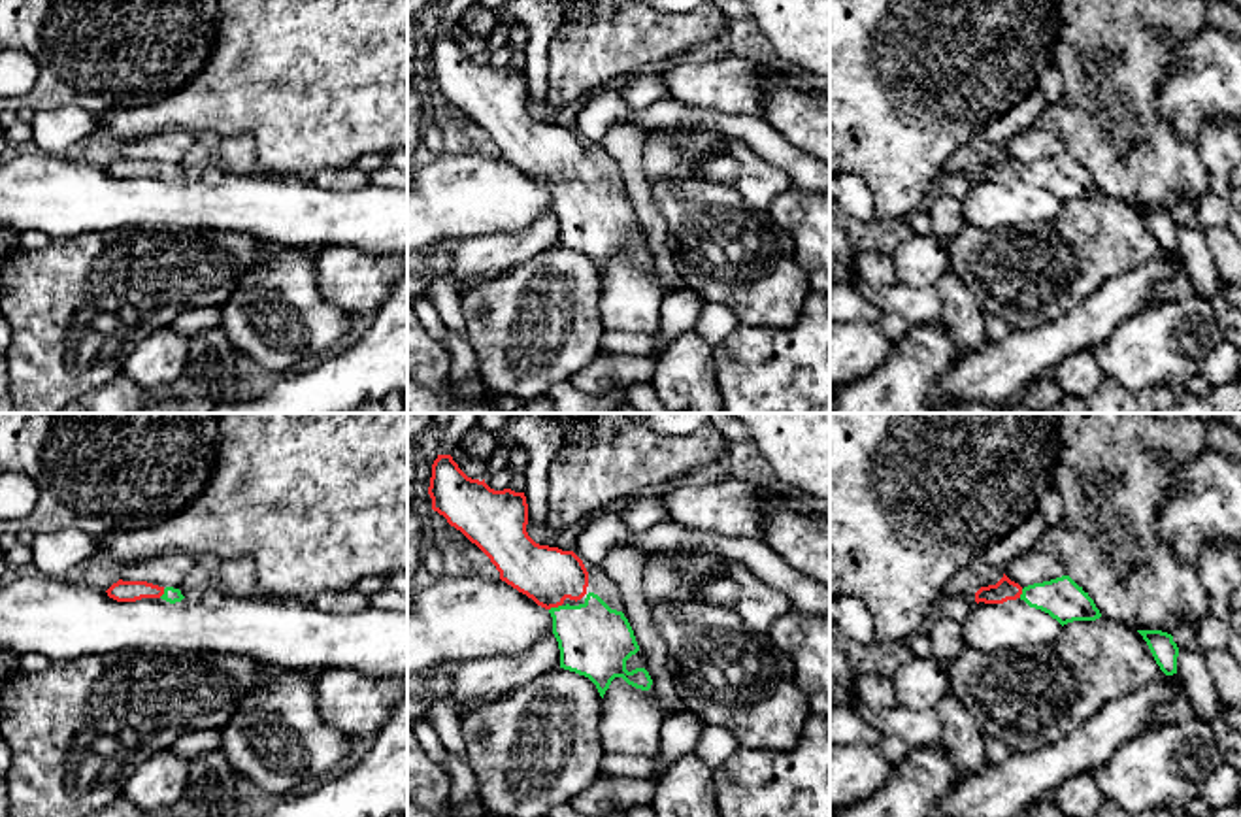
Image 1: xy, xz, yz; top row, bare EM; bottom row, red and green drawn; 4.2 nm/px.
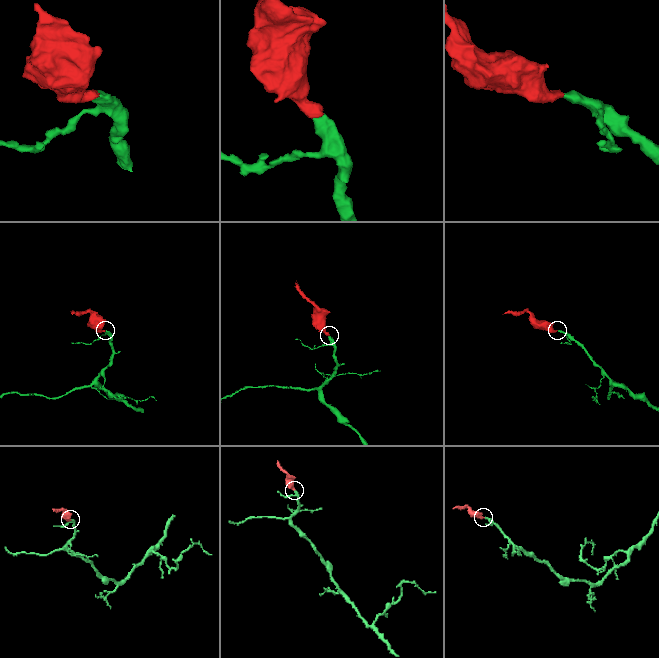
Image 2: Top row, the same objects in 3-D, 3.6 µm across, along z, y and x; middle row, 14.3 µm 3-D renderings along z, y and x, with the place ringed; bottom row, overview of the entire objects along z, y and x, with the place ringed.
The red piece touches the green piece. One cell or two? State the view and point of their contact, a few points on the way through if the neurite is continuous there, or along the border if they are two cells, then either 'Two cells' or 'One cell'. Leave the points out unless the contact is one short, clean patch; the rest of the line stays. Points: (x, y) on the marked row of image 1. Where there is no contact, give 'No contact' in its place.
Touches red at xz (555, 606). Path across: xz (546, 574), (555, 606), (595, 640). One cell

